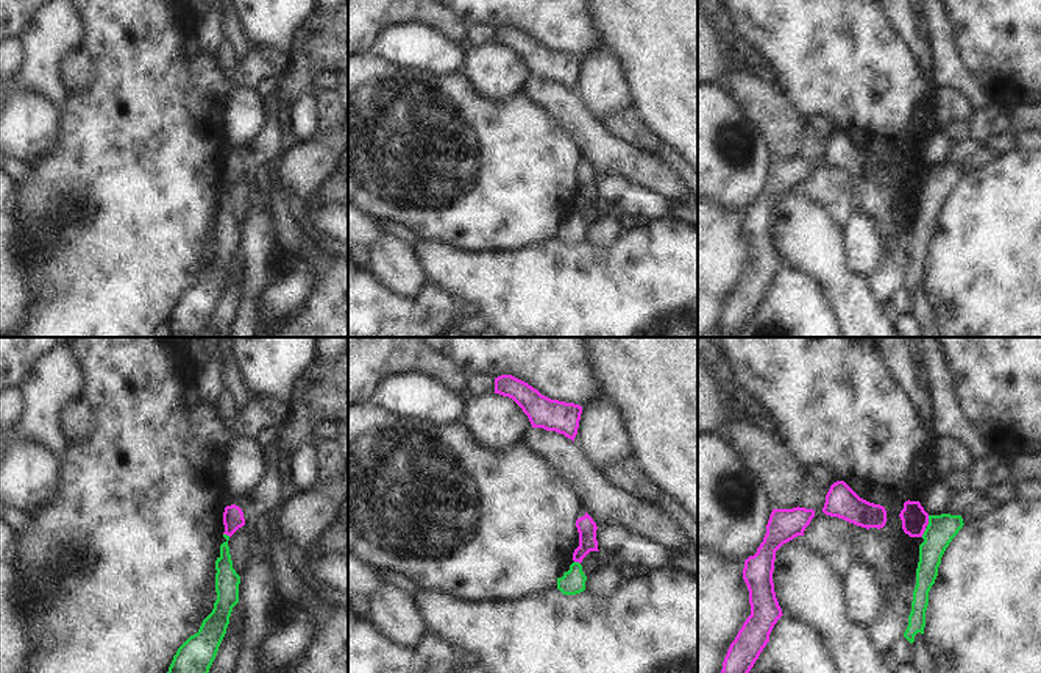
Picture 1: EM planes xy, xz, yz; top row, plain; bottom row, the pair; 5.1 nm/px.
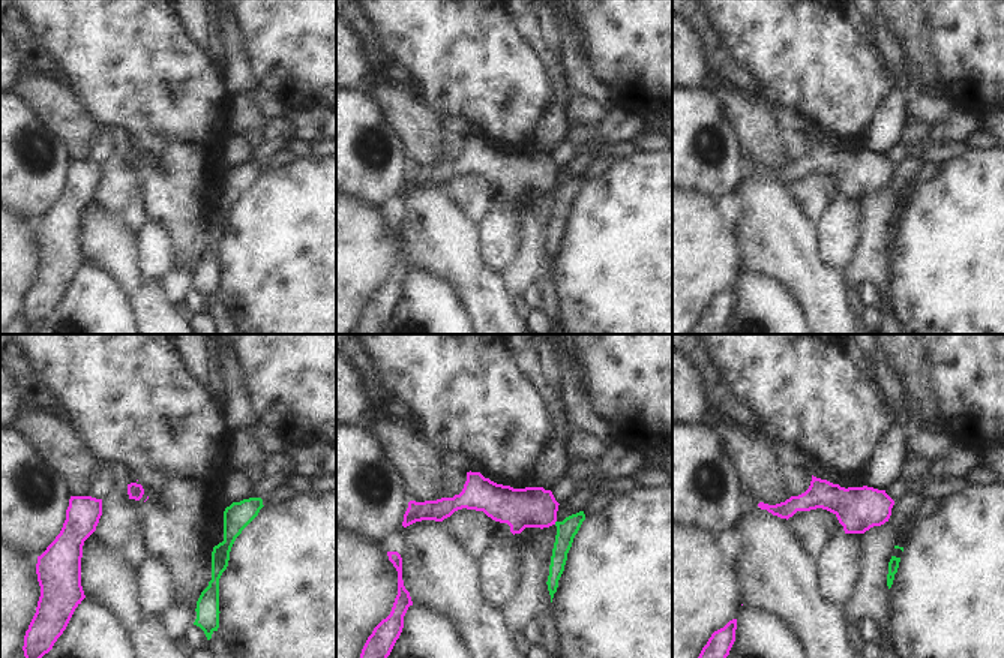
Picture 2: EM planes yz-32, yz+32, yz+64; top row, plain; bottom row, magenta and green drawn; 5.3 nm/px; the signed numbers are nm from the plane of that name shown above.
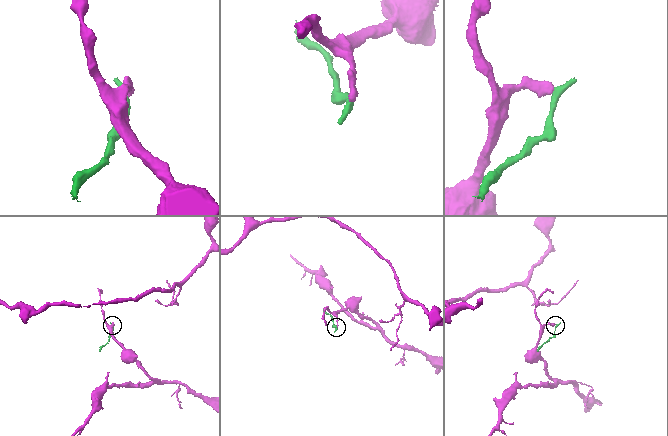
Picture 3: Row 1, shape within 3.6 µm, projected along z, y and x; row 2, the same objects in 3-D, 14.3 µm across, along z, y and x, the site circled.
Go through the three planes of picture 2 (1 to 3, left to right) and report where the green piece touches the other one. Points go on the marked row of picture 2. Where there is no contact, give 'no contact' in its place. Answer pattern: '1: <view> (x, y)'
1: no contact
2: yz+32 (556, 520)
3: no contact

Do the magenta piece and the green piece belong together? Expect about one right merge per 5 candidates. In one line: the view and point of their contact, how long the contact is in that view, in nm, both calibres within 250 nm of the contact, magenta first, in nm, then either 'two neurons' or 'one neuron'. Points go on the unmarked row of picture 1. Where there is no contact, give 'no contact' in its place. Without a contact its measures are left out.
yz (927, 170) | 60 nm | 140/150 nm | two neurons

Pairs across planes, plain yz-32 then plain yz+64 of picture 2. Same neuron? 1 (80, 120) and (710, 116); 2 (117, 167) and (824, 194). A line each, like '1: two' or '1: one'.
1: two
2: one

